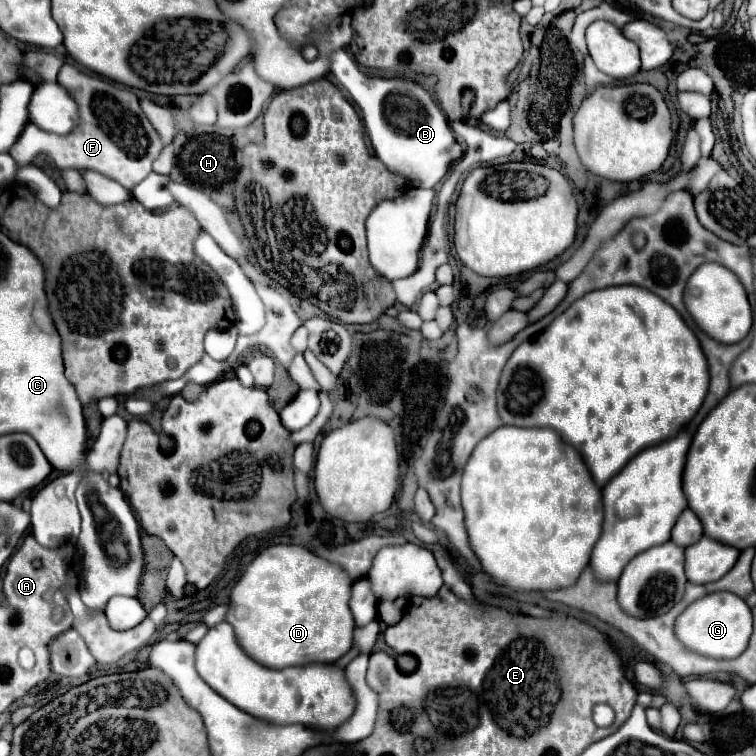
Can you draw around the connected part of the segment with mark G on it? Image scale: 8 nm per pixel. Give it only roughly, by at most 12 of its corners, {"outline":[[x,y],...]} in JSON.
{"outline":[[727,591],[693,601],[675,637],[697,655],[739,657],[751,609]]}

